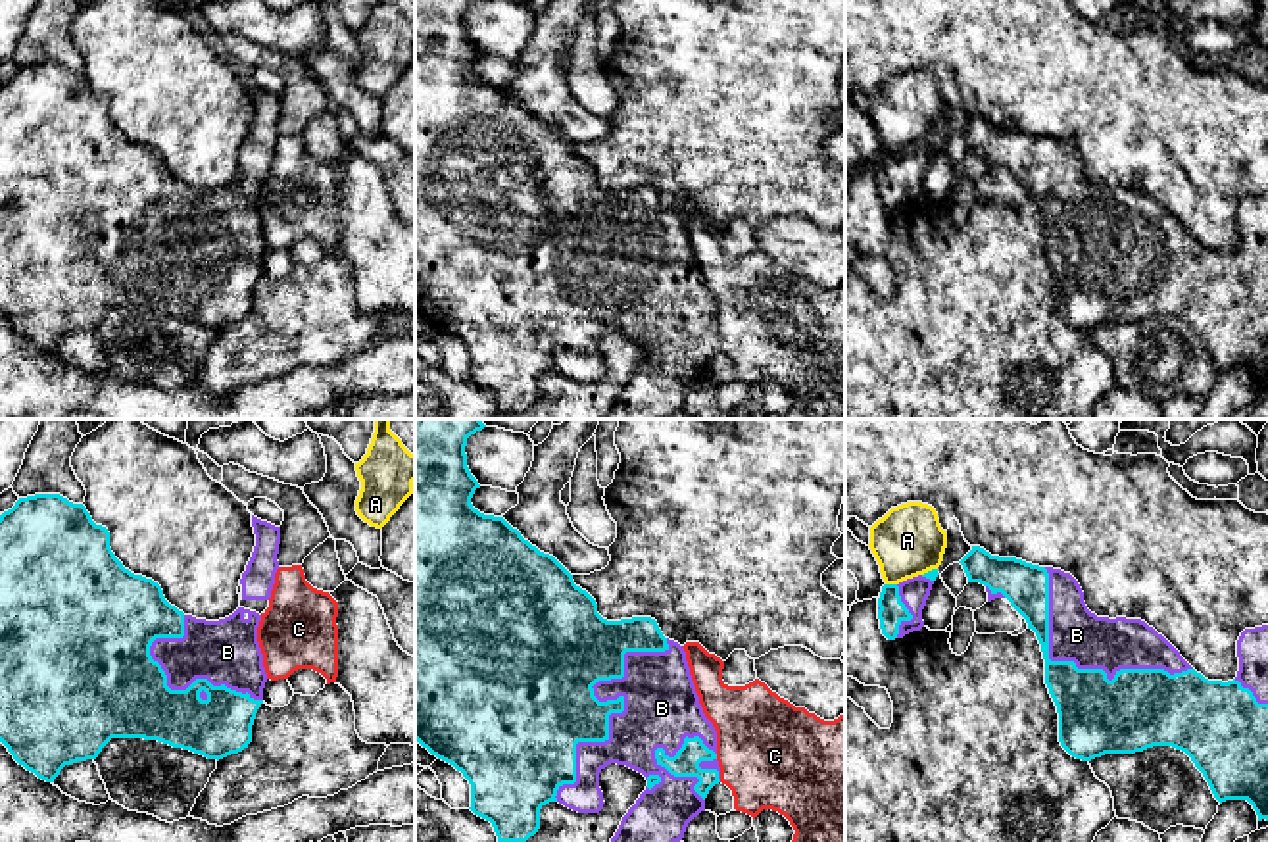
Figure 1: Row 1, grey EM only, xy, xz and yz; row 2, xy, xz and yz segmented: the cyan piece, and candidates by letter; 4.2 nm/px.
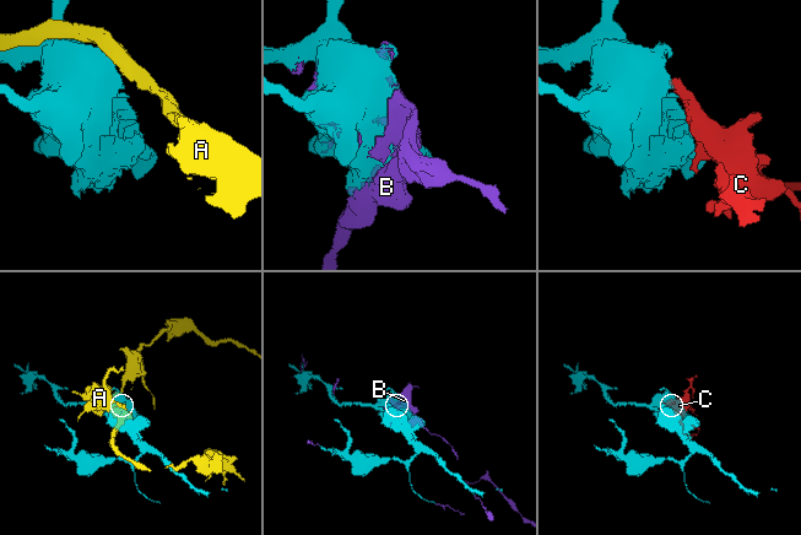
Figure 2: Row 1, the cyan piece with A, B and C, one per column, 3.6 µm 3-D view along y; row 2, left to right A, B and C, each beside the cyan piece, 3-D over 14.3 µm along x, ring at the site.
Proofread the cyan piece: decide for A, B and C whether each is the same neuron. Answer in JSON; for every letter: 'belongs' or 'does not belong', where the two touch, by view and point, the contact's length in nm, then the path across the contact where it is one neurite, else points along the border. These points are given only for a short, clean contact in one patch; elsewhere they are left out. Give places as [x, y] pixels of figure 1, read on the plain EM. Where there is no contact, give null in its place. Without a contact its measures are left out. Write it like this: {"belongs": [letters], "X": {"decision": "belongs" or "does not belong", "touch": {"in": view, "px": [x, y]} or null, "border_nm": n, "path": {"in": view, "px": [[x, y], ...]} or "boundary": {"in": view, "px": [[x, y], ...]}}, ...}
{"belongs": ["B"], "A": {"decision": "does not belong", "touch": {"in": "yz", "px": [892, 154]}, "border_nm": 50}, "B": {"decision": "belongs", "touch": {"in": "xz", "px": [623, 270]}, "border_nm": 800}, "C": {"decision": "does not belong", "touch": {"in": "xz", "px": [715, 325]}, "border_nm": 30}}

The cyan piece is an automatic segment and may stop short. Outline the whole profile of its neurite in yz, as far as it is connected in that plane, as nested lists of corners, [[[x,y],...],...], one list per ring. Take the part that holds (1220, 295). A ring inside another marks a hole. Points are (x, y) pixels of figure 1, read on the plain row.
[[[972,115],[959,133],[968,152],[986,156],[988,171],[1007,167],[1026,188],[1028,198],[1036,202],[1045,229],[1045,254],[1059,283],[1059,311],[1072,327],[1091,331],[1105,323],[1135,323],[1153,315],[1172,315],[1191,327],[1220,373],[1247,369],[1258,390],[1268,390],[1268,194],[1241,202],[1237,210],[1239,240],[1233,250],[1208,250],[1145,190],[1091,183],[1070,142],[1016,127],[991,125],[980,115]]]

